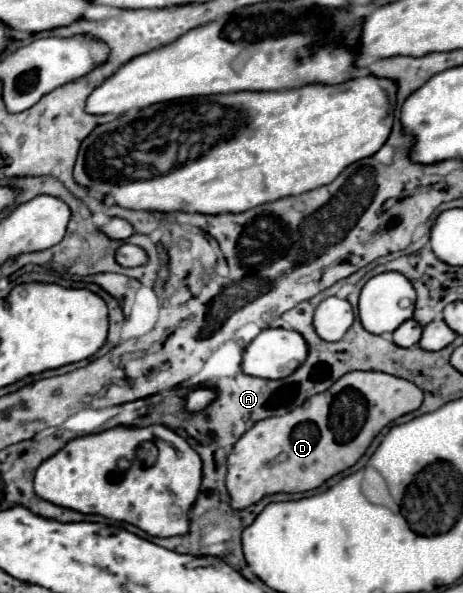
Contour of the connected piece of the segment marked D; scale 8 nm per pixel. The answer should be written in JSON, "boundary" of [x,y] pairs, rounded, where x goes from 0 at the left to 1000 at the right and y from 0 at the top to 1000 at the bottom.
{"boundary":[[[756,626],[752,632],[734,636],[708,659],[678,666],[674,673],[661,673],[661,680],[639,686],[635,693],[605,703],[579,703],[557,710],[510,744],[501,764],[492,767],[488,821],[501,841],[501,855],[527,858],[583,831],[652,831],[691,821],[721,801],[760,788],[790,764],[803,740],[838,713],[847,713],[851,707],[877,696],[898,693],[911,683],[911,669],[916,663],[894,646],[881,646],[877,639],[838,629],[816,629],[816,626],[803,629]]]}

